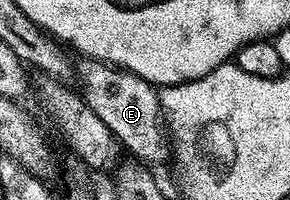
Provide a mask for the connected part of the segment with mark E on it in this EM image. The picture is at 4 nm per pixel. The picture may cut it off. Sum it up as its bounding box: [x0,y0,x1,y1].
[74,59,170,163]

